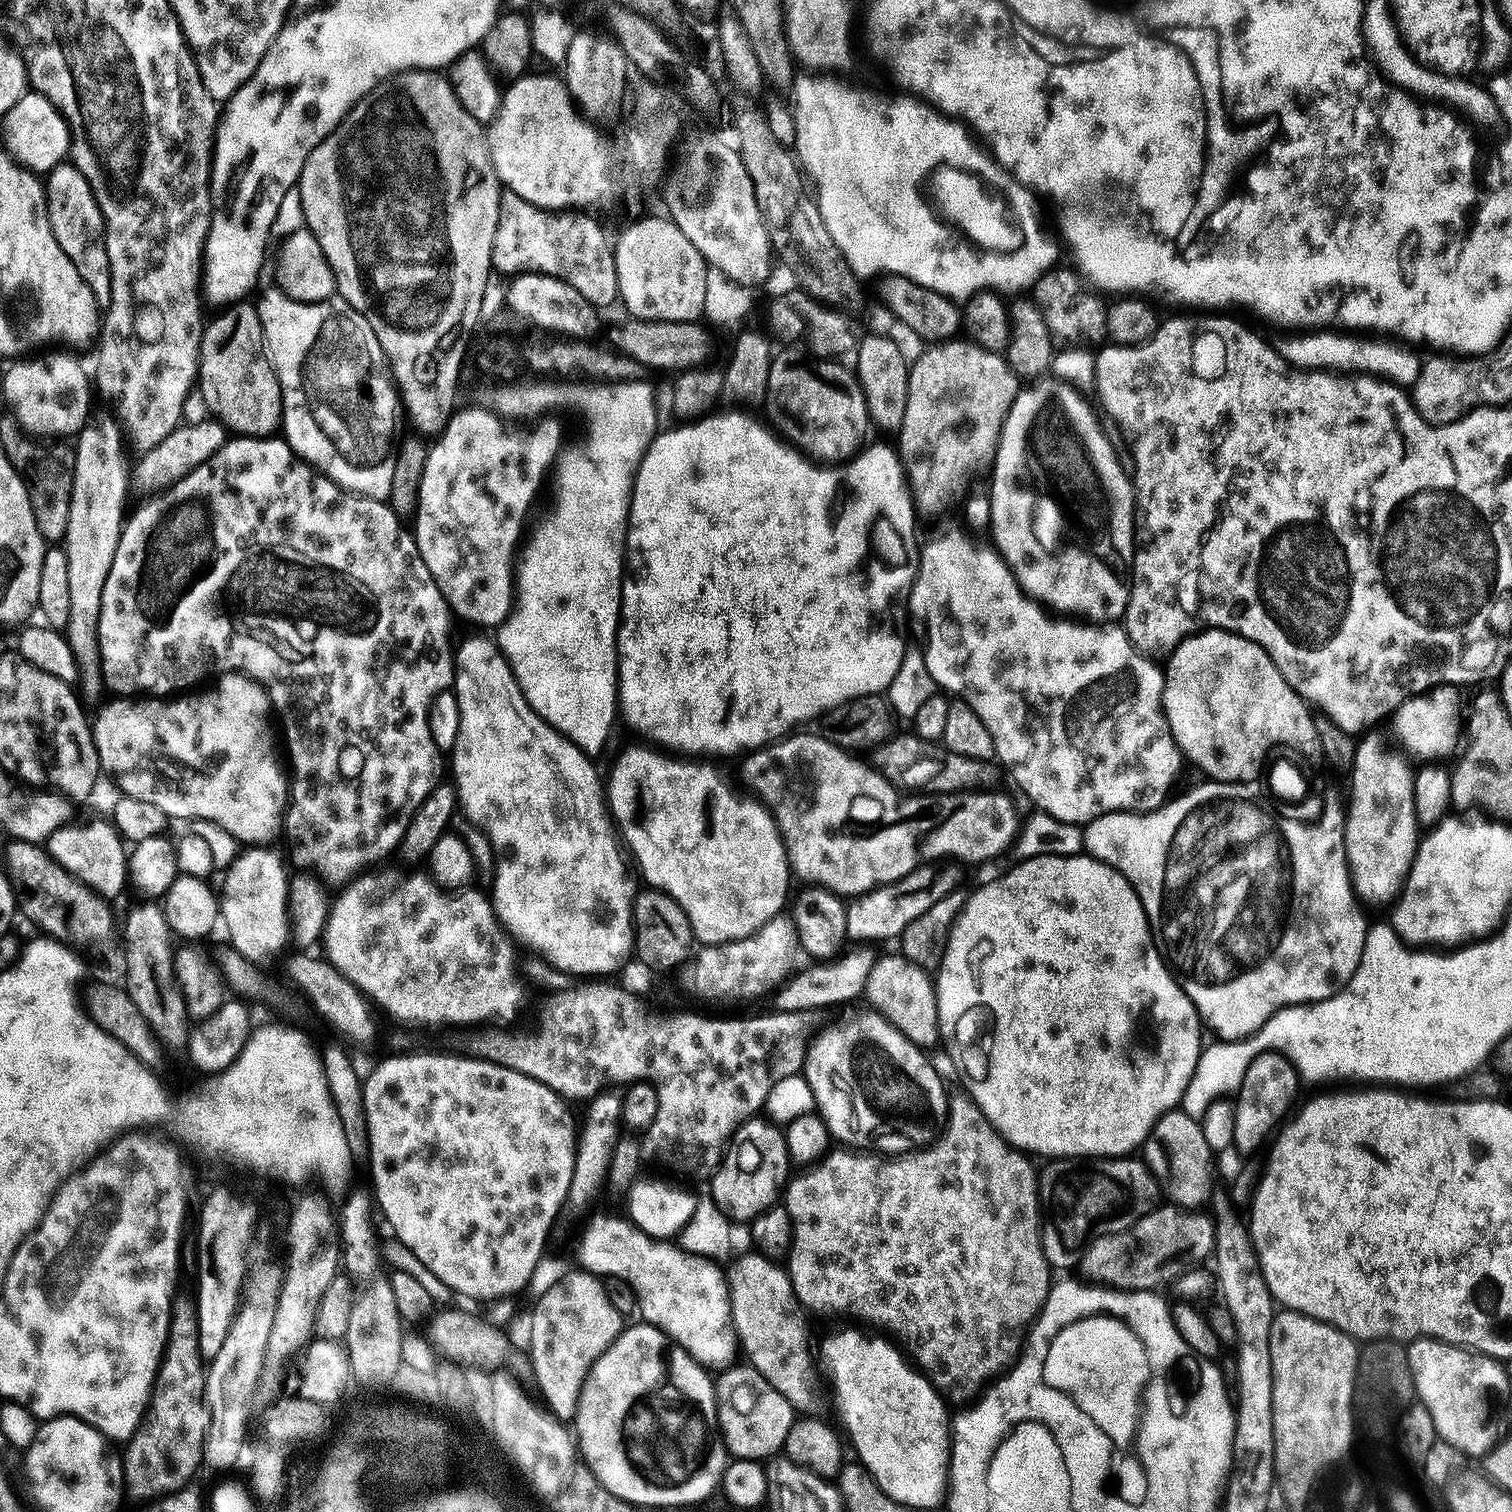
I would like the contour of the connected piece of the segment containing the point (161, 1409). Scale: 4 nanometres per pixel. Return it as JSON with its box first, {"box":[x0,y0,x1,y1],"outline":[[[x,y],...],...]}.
{"box":[124,1295,208,1502],"outline":[[[177,1295],[172,1301],[172,1313],[168,1318],[168,1341],[164,1347],[164,1356],[160,1360],[160,1369],[156,1372],[156,1380],[152,1384],[152,1396],[148,1400],[148,1409],[144,1411],[144,1418],[136,1427],[136,1432],[126,1441],[128,1448],[124,1452],[124,1484],[128,1487],[128,1492],[136,1500],[144,1500],[143,1502],[152,1502],[161,1496],[167,1496],[170,1492],[179,1492],[181,1488],[189,1483],[188,1480],[196,1472],[196,1467],[201,1467],[204,1456],[204,1435],[208,1432],[208,1409],[206,1407],[206,1397],[204,1394],[204,1386],[206,1383],[206,1364],[200,1358],[198,1350],[198,1314],[196,1313],[196,1302],[191,1295]]]}

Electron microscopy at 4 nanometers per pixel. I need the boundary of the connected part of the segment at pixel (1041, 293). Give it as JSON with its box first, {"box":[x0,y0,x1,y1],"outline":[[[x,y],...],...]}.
{"box":[1031,266,1107,346],"outline":[[[1053,266],[1044,272],[1031,289],[1031,299],[1044,313],[1044,321],[1053,341],[1064,346],[1100,346],[1105,343],[1107,330],[1107,307],[1101,297],[1082,279],[1079,271],[1071,267]]]}

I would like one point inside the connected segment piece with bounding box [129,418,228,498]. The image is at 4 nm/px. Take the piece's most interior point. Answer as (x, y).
(186, 447)

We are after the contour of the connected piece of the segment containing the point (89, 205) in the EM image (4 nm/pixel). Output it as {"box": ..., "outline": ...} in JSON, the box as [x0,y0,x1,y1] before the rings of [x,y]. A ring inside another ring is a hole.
{"box":[43,162,110,306],"outline":[[[61,162],[47,173],[43,187],[44,198],[48,203],[50,230],[58,246],[62,246],[70,262],[74,262],[78,274],[82,274],[82,282],[90,286],[97,305],[106,306],[110,302],[110,262],[104,241],[104,219],[86,178],[75,164]]]}

